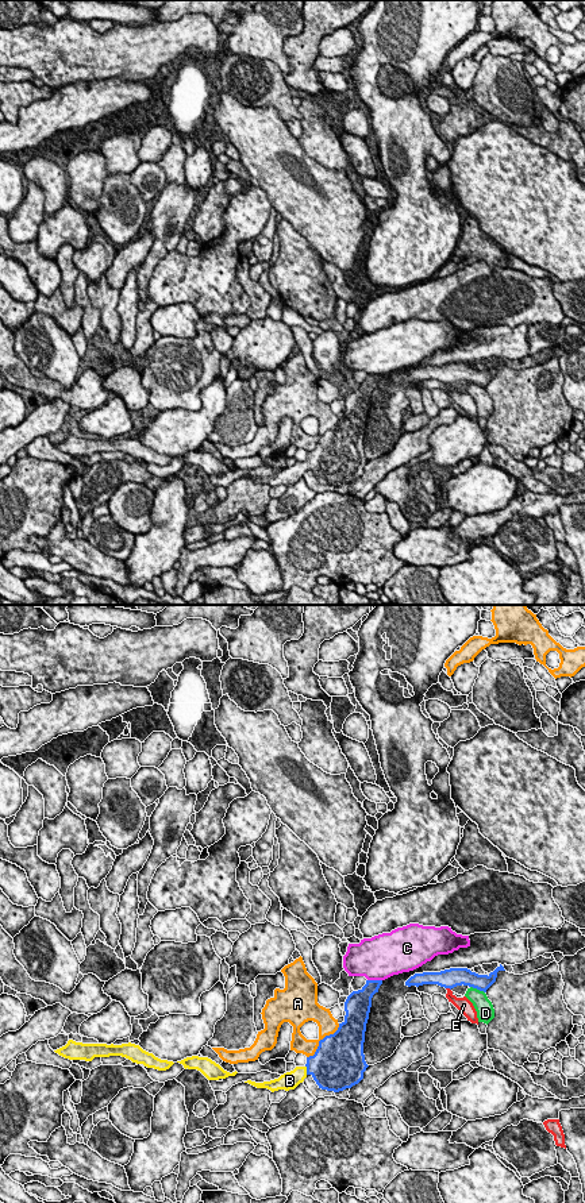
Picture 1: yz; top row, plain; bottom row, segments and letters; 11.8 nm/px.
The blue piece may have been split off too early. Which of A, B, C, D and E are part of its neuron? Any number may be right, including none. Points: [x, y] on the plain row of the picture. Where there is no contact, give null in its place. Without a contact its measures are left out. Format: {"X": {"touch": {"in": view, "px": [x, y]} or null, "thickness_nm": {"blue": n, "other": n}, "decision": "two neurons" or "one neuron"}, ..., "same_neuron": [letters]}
{"A": {"touch": {"in": "yz", "px": [320, 435]}, "thickness_nm": {"blue": 480, "other": 220}, "decision": "two neurons"}, "B": {"touch": {"in": "yz", "px": [307, 465]}, "thickness_nm": {"blue": 440, "other": 220}, "decision": "one neuron"}, "C": {"touch": {"in": "yz", "px": [374, 376]}, "thickness_nm": {"blue": 190, "other": 480}, "decision": "two neurons"}, "D": {"touch": {"in": "yz", "px": [477, 384]}, "thickness_nm": {"blue": 200, "other": 220}, "decision": "two neurons"}, "E": {"touch": {"in": "yz", "px": [449, 382]}, "thickness_nm": {"blue": 240, "other": 160}, "decision": "two neurons"}, "same_neuron": ["B"]}

